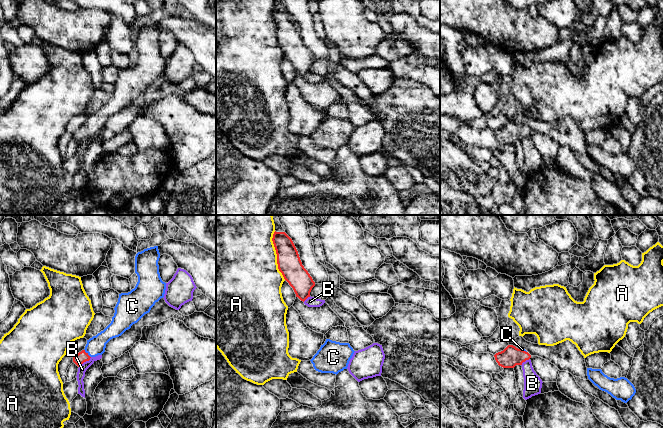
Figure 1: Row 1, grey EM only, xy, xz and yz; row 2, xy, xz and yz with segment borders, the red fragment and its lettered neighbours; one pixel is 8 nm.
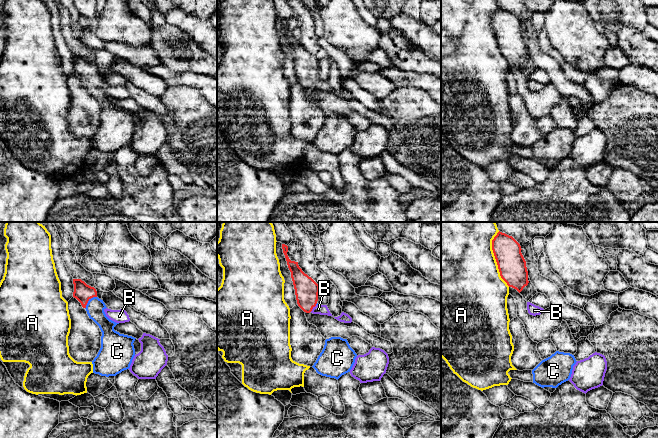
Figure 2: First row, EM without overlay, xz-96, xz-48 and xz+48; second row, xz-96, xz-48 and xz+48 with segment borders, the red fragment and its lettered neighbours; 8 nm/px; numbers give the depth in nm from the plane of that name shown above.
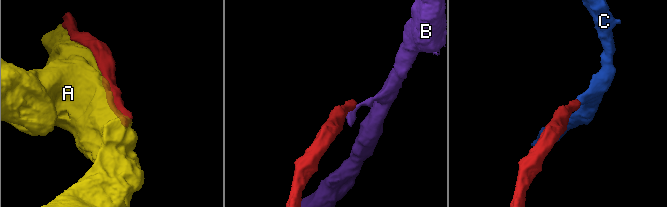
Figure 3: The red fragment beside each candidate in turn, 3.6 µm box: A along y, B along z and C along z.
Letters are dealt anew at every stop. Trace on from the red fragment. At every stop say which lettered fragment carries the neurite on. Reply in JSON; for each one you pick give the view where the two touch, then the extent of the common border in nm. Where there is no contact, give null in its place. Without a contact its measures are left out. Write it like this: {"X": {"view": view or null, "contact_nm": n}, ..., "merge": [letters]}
{"C": {"view": "xy", "contact_nm": 90}, "merge": ["C"]}

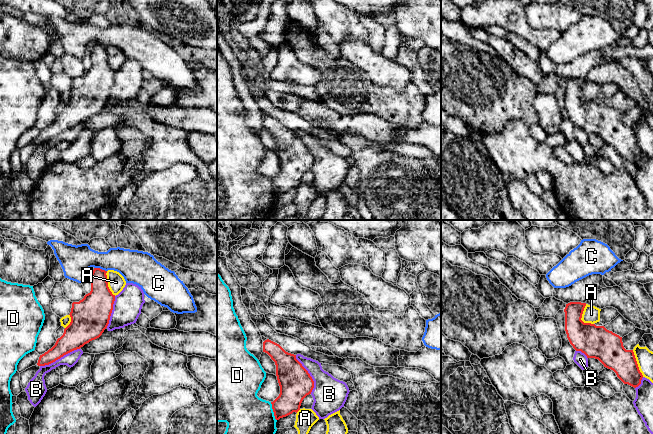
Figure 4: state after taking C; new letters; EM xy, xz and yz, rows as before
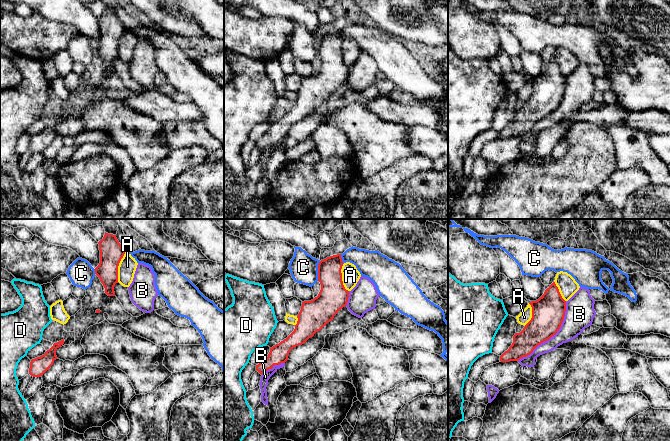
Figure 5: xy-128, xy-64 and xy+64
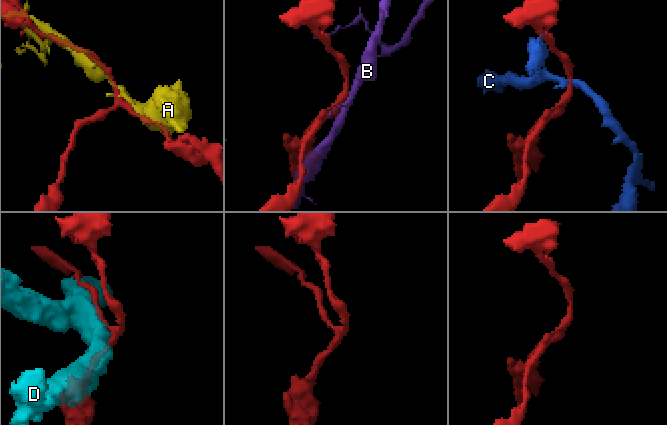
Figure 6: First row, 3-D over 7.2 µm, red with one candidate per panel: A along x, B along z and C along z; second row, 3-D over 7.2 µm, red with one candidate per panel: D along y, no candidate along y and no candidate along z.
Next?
{"merge": []}

